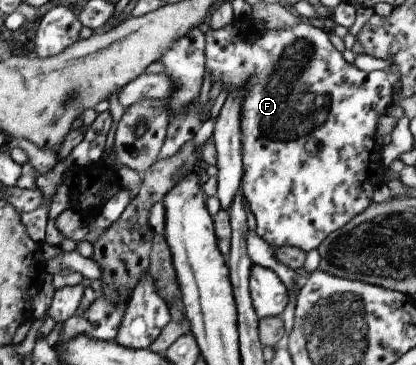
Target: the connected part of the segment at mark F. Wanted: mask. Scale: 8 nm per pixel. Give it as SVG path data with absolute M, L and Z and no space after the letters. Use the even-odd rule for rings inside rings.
M235 17L230 21L228 27L222 27L218 31L212 28L206 31L206 71L210 75L213 83L220 83L226 91L244 91L244 103L242 103L242 159L244 166L244 177L242 177L242 193L245 201L254 219L256 219L256 230L258 237L262 237L266 243L273 248L292 246L308 252L317 247L336 229L344 227L350 219L360 215L362 211L368 209L368 205L373 202L372 197L374 189L384 183L387 168L383 163L381 148L376 143L375 136L378 131L378 117L386 114L386 109L392 105L391 81L384 71L374 70L366 73L360 70L356 65L349 63L344 59L332 44L329 35L324 31L311 26L310 24L294 25L294 27L282 27L278 31L264 31L260 37L252 37L254 29L254 20L252 17Z

